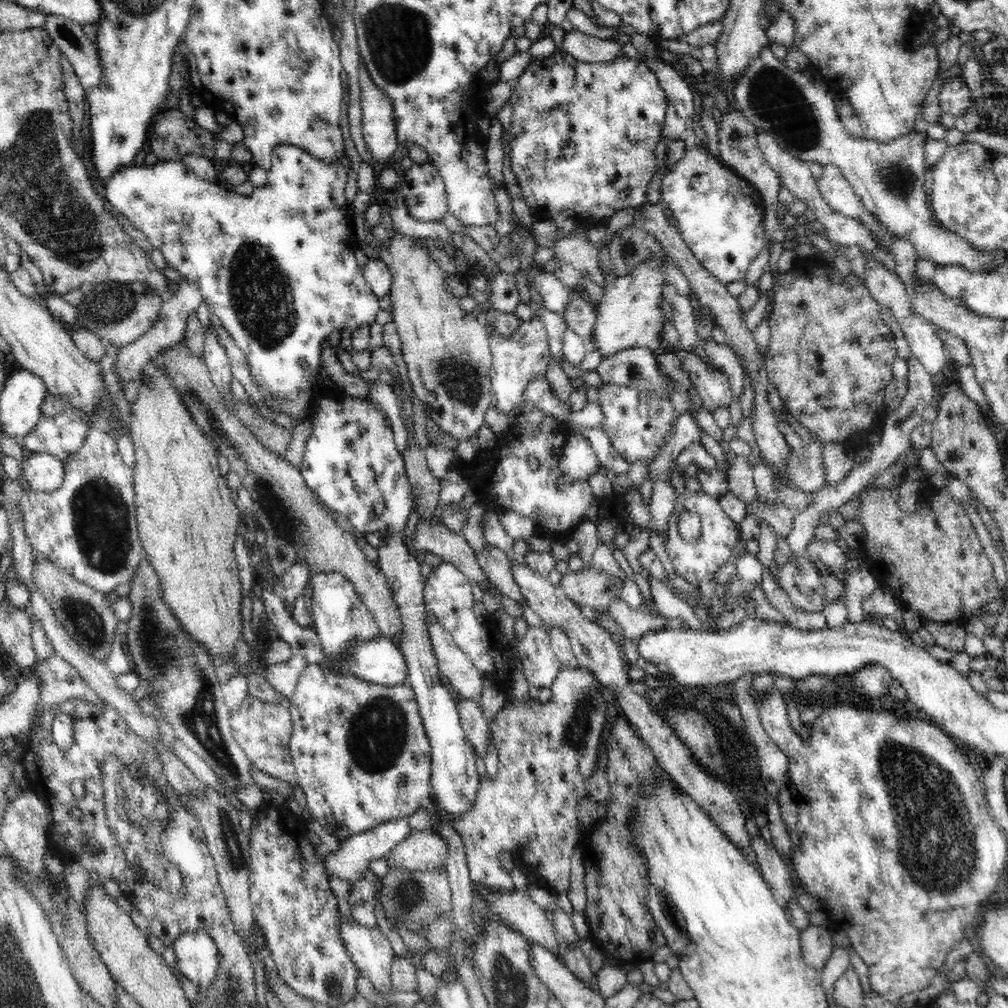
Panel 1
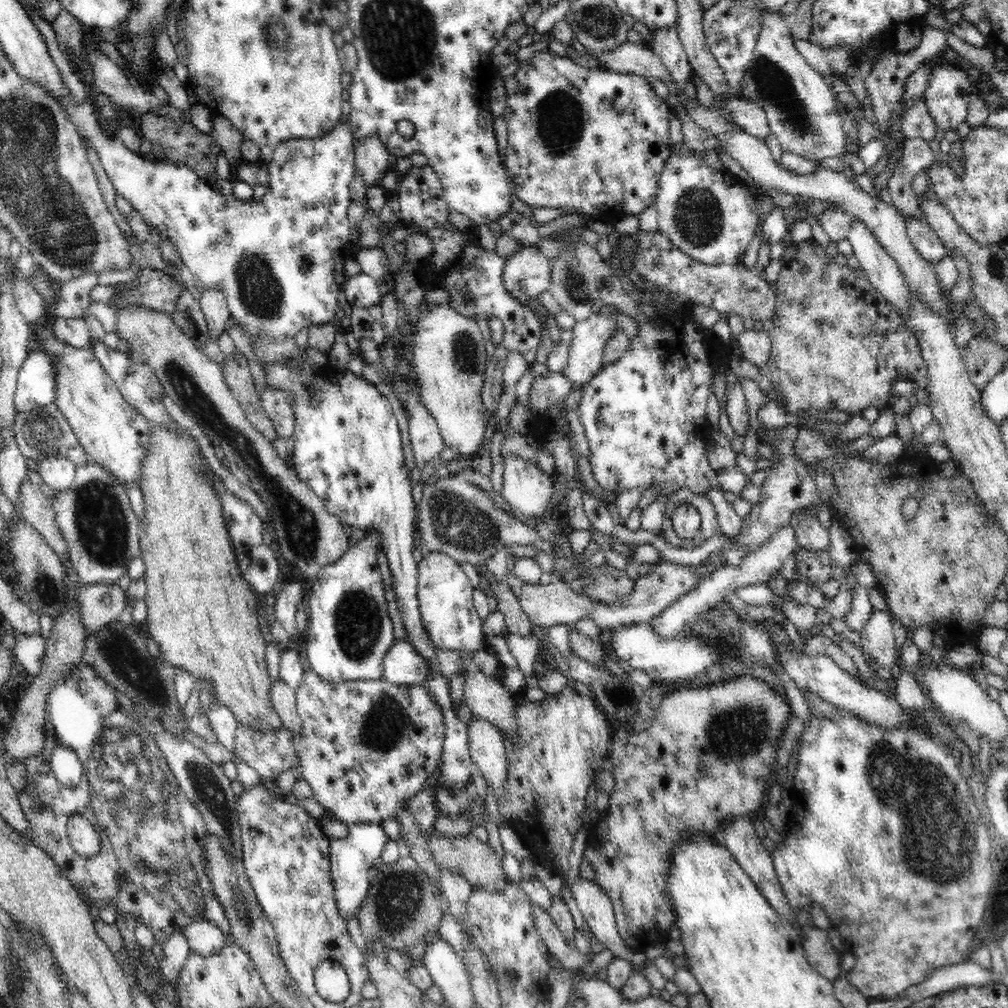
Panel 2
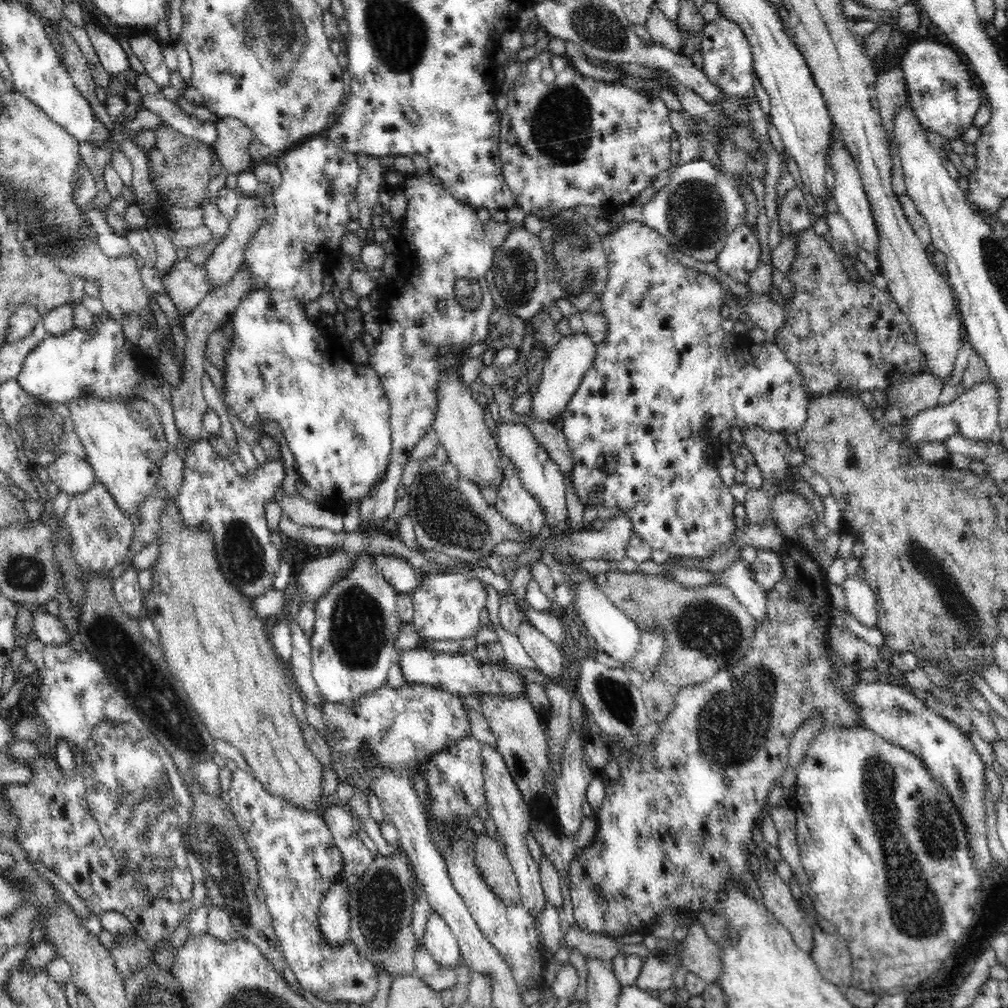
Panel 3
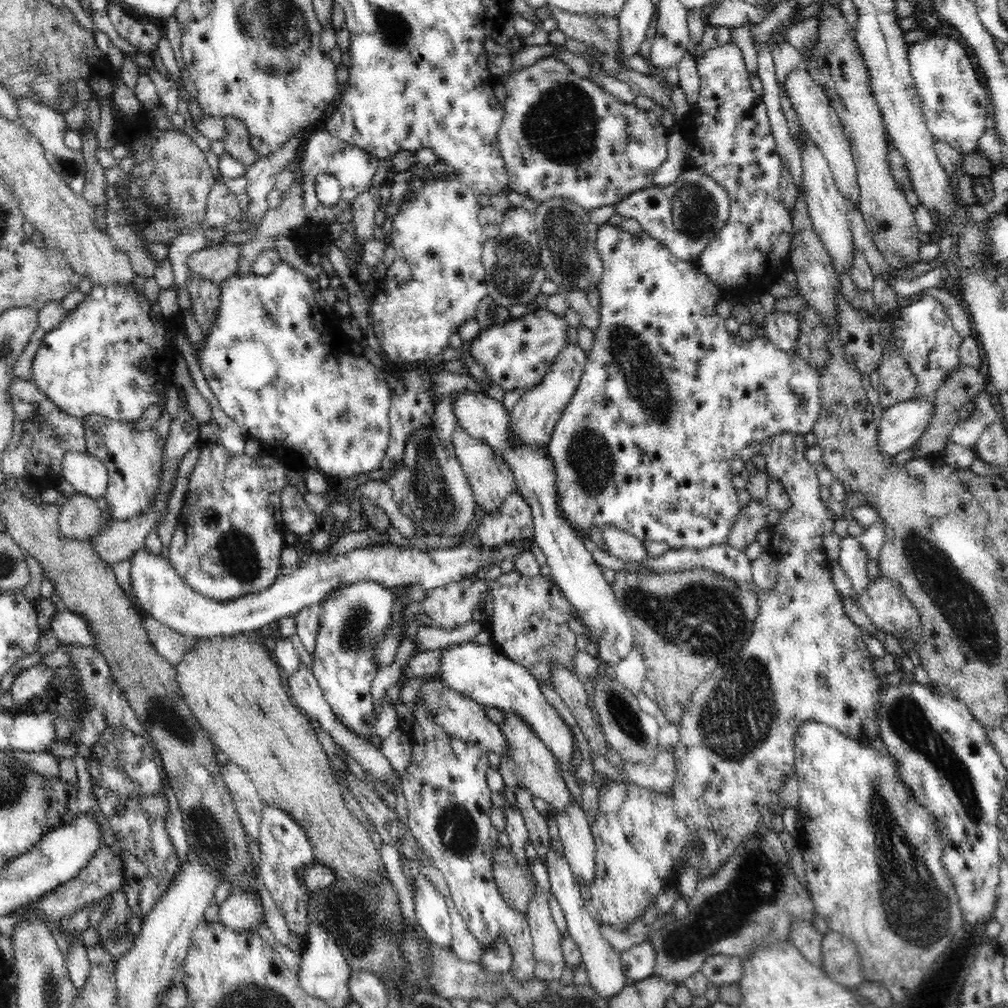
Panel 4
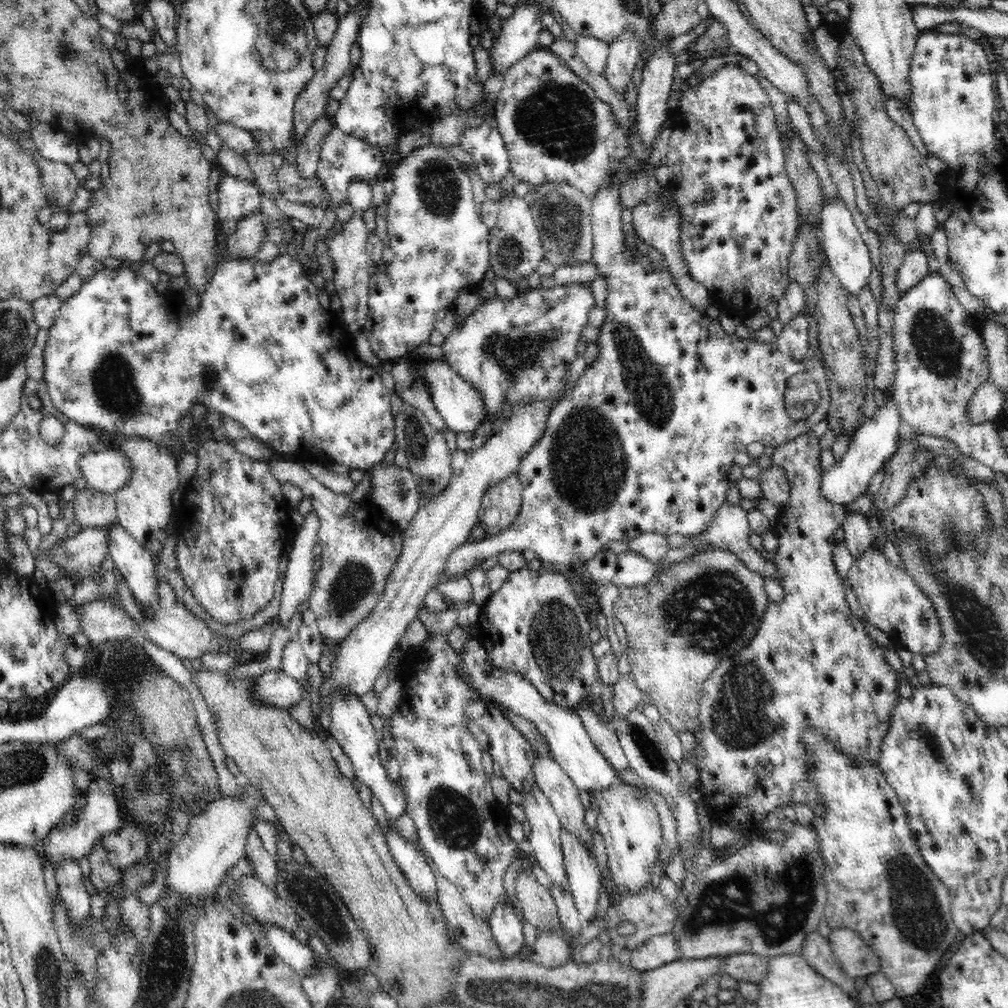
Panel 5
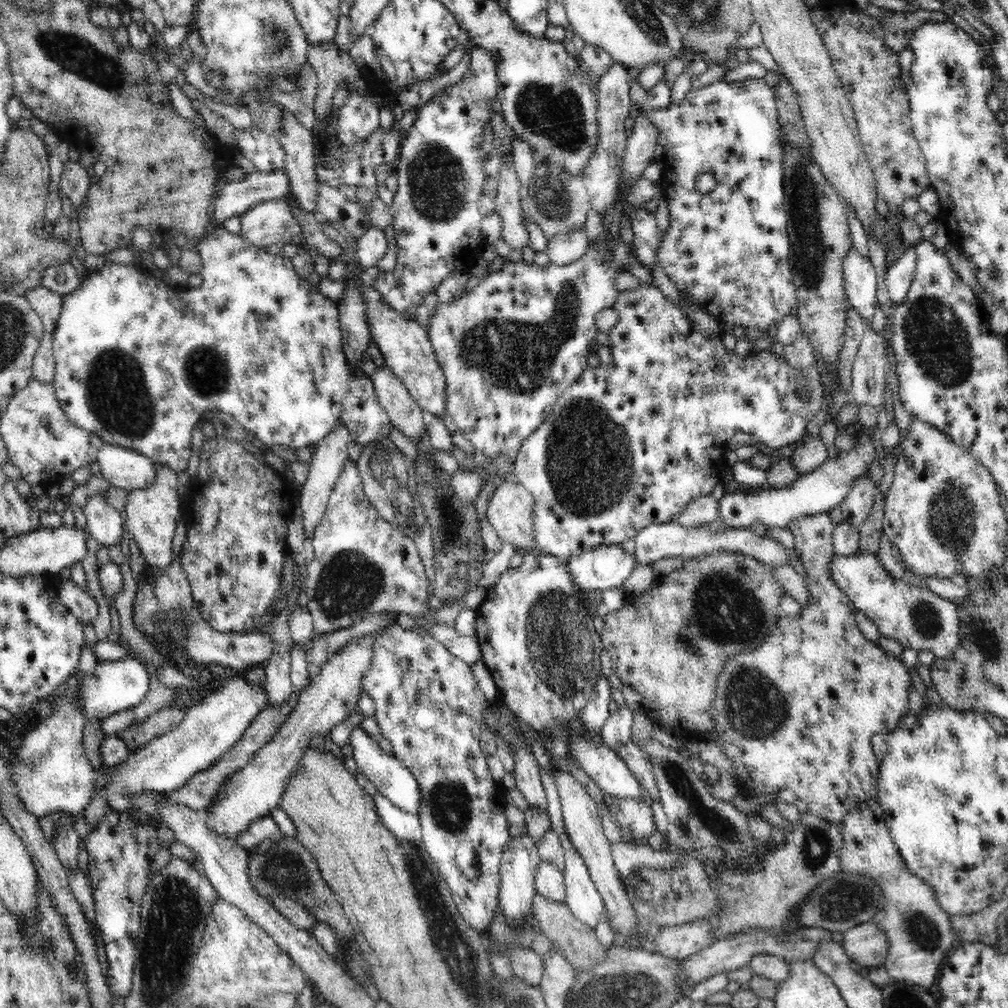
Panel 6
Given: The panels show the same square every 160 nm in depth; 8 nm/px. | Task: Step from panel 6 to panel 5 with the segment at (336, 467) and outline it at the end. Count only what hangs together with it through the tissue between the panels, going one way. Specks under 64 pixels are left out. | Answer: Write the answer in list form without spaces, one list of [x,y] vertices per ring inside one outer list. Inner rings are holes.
[[[310,510],[301,527],[296,529],[294,542],[288,546],[289,560],[280,601],[279,624],[288,629],[298,606],[306,600],[313,589],[312,566],[318,556],[317,533],[320,519]]]

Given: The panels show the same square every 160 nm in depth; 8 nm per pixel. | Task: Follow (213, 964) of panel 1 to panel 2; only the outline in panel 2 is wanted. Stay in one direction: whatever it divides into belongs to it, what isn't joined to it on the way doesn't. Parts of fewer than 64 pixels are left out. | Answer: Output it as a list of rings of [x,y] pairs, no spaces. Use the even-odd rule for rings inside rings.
[[[201,920],[188,924],[183,929],[189,951],[202,959],[210,959],[216,955],[228,941],[214,922]]]

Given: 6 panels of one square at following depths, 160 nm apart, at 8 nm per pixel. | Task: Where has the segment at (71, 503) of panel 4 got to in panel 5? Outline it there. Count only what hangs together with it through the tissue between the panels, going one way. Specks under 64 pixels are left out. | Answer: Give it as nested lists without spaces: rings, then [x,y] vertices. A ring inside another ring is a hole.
[[[88,488],[78,491],[76,497],[72,500],[73,512],[75,514],[75,520],[80,522],[80,528],[105,528],[109,524],[117,521],[116,514],[116,499],[113,498],[113,494],[106,494],[95,492]]]

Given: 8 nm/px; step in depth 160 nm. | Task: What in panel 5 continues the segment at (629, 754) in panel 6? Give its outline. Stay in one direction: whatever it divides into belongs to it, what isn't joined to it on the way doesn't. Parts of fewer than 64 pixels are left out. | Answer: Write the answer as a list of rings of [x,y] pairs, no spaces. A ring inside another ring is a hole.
[[[590,703],[578,704],[575,712],[580,716],[580,719],[582,719],[588,735],[590,735],[590,738],[594,741],[594,745],[596,745],[596,749],[600,751],[600,754],[602,754],[616,770],[628,769],[628,759],[625,758],[624,751],[621,750],[616,735],[606,727],[606,723],[598,719],[598,716],[590,707]]]

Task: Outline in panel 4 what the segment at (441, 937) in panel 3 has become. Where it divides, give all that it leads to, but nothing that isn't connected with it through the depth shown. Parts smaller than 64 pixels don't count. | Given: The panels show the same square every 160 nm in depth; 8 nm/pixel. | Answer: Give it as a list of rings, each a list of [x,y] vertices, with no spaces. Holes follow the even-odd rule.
[[[419,870],[415,877],[413,896],[418,926],[425,931],[426,939],[434,946],[451,949],[452,924],[445,900]]]

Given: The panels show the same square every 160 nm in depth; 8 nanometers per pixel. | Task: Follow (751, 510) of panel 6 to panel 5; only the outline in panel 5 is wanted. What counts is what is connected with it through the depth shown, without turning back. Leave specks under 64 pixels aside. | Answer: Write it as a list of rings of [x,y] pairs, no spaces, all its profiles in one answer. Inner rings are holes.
[[[893,400],[888,401],[882,408],[878,408],[872,418],[864,420],[842,459],[835,461],[830,470],[823,470],[823,496],[834,504],[846,506],[854,502],[861,494],[866,493],[872,477],[886,465],[886,460],[896,454],[900,433],[906,430],[904,422],[900,419],[900,410]]]

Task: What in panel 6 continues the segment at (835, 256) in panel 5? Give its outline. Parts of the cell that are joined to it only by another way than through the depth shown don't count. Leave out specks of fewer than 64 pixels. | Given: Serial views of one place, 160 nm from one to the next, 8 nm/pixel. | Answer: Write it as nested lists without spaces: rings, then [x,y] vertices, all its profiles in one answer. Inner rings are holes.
[[[851,246],[841,261],[842,278],[844,279],[845,298],[858,312],[865,324],[870,324],[876,314],[877,270],[870,260],[858,253]]]

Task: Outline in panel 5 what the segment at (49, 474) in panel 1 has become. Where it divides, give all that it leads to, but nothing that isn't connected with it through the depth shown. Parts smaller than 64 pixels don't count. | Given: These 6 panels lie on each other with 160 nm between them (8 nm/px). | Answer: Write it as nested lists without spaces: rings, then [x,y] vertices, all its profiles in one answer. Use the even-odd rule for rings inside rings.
[[[120,451],[90,452],[82,456],[78,465],[88,489],[106,494],[113,494],[124,486],[132,472],[126,457]]]

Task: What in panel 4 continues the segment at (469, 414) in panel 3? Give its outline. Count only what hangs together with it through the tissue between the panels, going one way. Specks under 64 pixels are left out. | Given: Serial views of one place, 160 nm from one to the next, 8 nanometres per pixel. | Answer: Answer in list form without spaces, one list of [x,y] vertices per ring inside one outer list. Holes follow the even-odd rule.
[[[463,424],[456,428],[456,432],[452,436],[452,442],[454,442],[457,460],[468,478],[475,503],[484,510],[485,515],[500,510],[505,498],[510,493],[518,491],[517,481],[509,468],[509,464],[505,463],[501,457],[498,457],[493,448],[485,444],[480,438],[468,434],[468,430],[464,428]]]

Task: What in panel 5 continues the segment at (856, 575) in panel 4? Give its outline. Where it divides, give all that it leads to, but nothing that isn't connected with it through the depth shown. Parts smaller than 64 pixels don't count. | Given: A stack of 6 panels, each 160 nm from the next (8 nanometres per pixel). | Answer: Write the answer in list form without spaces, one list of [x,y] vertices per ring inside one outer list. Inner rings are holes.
[[[851,512],[844,517],[841,524],[844,530],[844,544],[848,546],[854,560],[872,549],[872,536],[870,532],[869,517],[862,512]]]

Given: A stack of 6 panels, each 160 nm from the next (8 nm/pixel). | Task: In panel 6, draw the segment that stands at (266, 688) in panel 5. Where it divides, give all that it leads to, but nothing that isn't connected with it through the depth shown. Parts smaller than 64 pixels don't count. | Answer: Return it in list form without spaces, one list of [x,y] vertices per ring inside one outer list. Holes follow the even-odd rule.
[[[242,674],[226,678],[222,690],[214,691],[214,694],[204,698],[202,702],[188,708],[184,712],[184,718],[170,732],[153,738],[148,744],[134,750],[130,756],[126,756],[109,773],[108,780],[106,780],[110,781],[108,792],[106,792],[106,800],[112,808],[109,812],[117,814],[117,816],[131,813],[134,810],[134,806],[130,805],[131,793],[137,795],[145,790],[152,796],[152,794],[166,794],[178,790],[192,776],[211,767],[225,752],[230,751],[236,741],[241,739],[248,725],[270,703],[271,698],[268,697],[268,690],[267,694],[264,694],[262,686],[252,686],[252,684]]]

